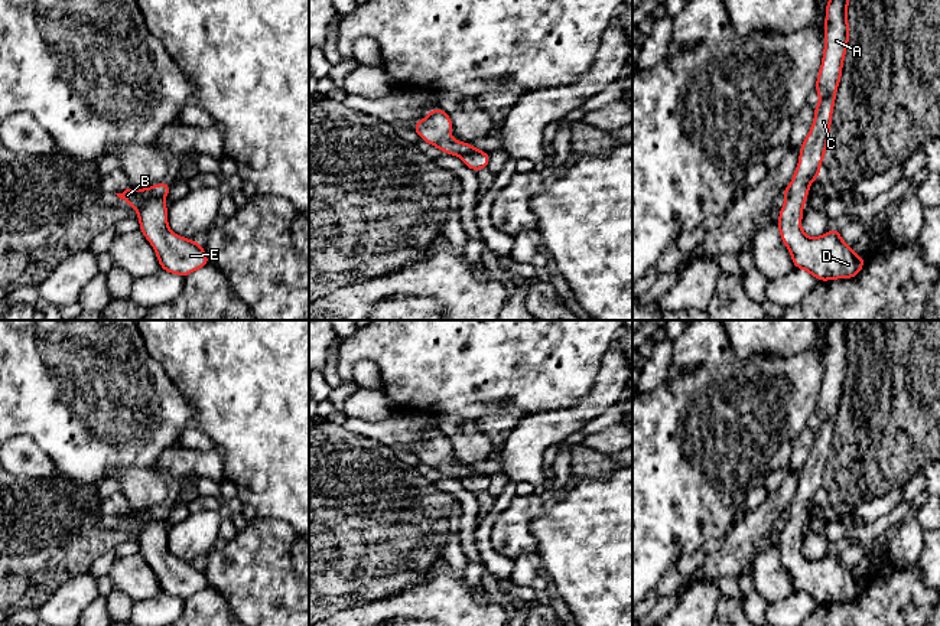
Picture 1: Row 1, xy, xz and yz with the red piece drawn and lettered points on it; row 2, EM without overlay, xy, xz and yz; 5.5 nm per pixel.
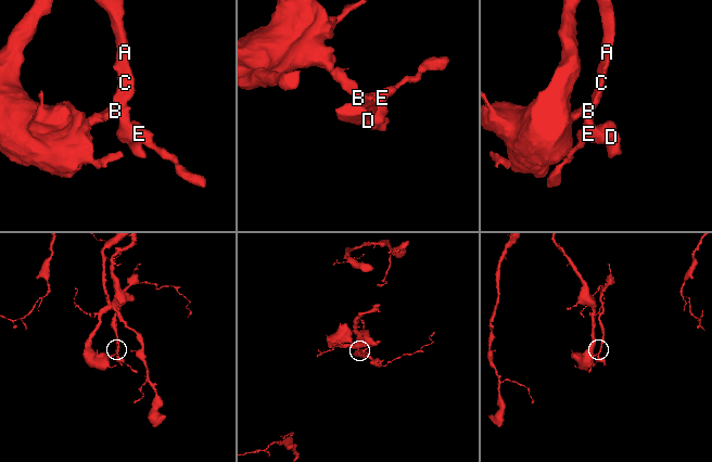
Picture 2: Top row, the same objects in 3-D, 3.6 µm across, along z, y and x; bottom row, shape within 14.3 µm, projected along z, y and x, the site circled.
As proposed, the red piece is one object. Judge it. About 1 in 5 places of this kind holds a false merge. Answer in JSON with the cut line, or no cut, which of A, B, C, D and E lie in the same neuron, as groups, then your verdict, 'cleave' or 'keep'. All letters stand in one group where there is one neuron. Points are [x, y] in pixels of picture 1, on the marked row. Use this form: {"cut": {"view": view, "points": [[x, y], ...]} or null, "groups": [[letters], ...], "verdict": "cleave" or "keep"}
{"cut": {"view": "xy", "points": [[162, 196], [149, 196], [137, 209]]}, "groups": [["A", "C", "D", "E"], ["B"]], "verdict": "cleave"}

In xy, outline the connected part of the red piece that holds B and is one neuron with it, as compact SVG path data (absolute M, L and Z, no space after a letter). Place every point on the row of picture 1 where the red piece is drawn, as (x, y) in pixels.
M163 182L146 189L131 189L127 186L121 193L116 195L123 200L130 202L131 208L139 211L146 199L152 196L165 198L169 195L170 189L172 186Z

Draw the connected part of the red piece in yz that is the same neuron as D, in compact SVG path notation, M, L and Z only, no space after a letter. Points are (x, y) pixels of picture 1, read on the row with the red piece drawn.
M829 0L826 4L824 52L814 88L820 101L813 108L814 123L800 146L790 195L777 221L781 241L791 254L794 268L809 271L819 281L856 277L865 264L865 257L856 255L842 241L837 226L822 237L810 238L800 225L810 185L822 175L819 166L824 160L830 136L832 111L849 42L848 3L849 0Z

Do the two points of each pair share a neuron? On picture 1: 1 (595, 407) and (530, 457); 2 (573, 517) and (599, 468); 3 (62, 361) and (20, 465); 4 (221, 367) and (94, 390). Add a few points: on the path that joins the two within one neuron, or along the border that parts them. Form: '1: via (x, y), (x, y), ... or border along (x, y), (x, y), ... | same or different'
1: via (578, 414), (560, 423), (543, 440) | same
2: border along (617, 466), (602, 476), (585, 476), (578, 482) | different
3: border along (15, 436), (28, 436), (54, 463) | different
4: border along (148, 349), (188, 404) | different

